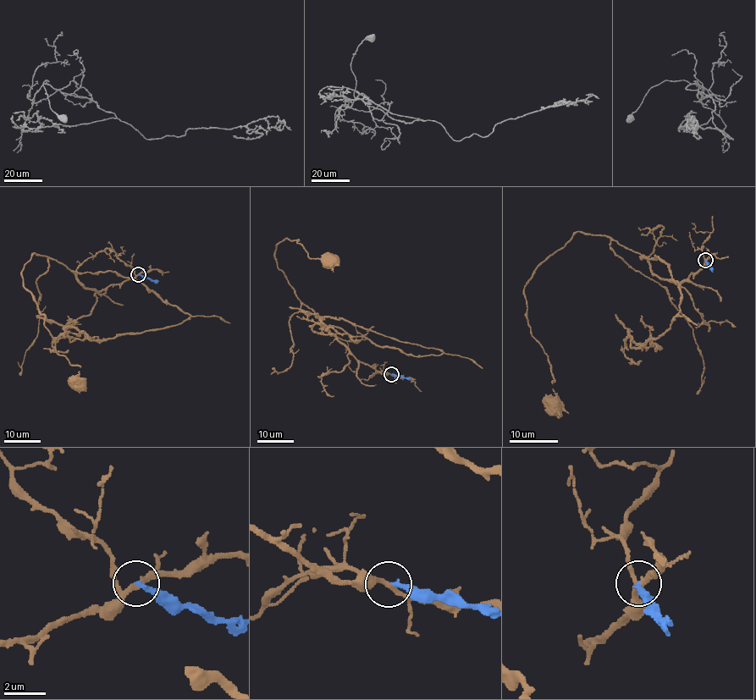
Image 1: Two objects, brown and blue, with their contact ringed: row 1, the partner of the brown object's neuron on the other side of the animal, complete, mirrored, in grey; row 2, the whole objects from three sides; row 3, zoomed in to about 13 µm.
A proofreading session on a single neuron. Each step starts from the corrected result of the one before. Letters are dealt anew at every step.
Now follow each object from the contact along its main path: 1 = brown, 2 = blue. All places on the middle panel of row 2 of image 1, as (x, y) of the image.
1: (390, 374), (359, 361), (322, 323), (278, 268), (274, 250), (286, 238), (312, 258), (329, 258)
2: (390, 374), (411, 379)

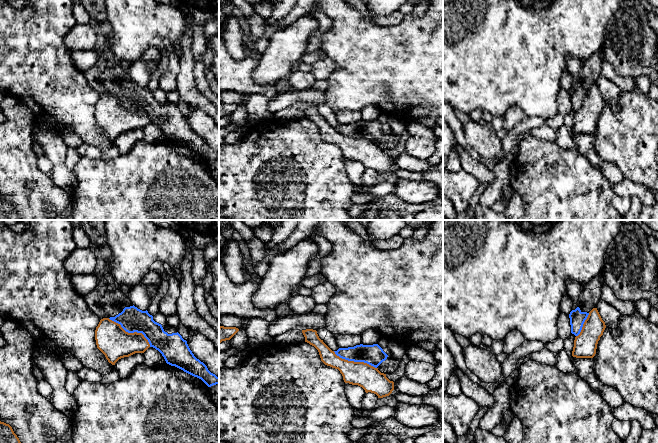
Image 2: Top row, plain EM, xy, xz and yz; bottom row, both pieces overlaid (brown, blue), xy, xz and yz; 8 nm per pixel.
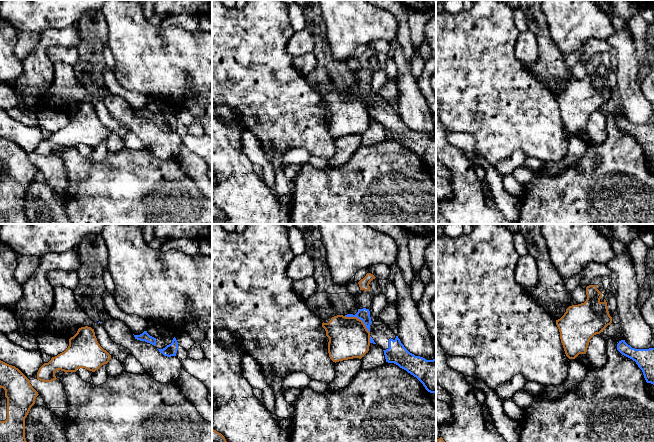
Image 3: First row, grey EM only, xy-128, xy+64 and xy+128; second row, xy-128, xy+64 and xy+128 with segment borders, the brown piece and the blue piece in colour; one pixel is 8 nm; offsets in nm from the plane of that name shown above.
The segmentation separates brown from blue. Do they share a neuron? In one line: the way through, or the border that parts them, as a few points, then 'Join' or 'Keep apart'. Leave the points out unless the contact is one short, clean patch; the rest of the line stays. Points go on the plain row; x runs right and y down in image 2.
Keep apart

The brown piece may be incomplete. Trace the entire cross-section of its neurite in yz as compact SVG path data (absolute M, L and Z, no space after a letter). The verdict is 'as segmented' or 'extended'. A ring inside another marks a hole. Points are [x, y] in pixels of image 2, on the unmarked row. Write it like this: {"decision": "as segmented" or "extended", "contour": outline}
{"decision": "as segmented", "contour": "M593 84L585 96L582 106L575 113L572 132L576 134L593 134L597 120L606 104L597 84Z"}

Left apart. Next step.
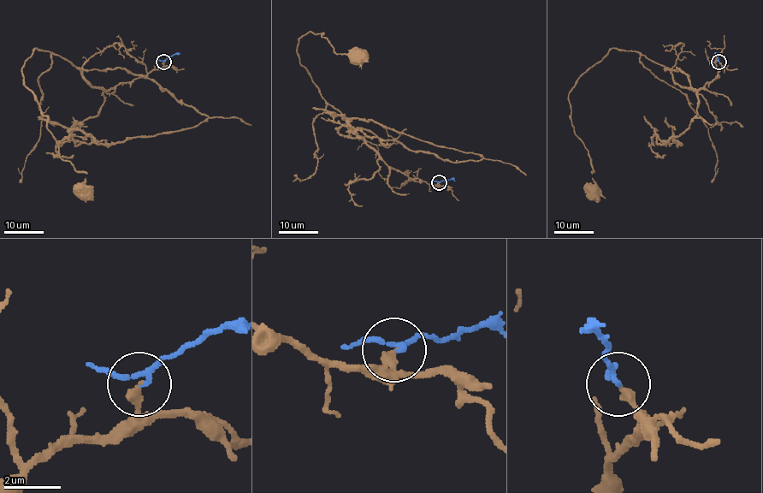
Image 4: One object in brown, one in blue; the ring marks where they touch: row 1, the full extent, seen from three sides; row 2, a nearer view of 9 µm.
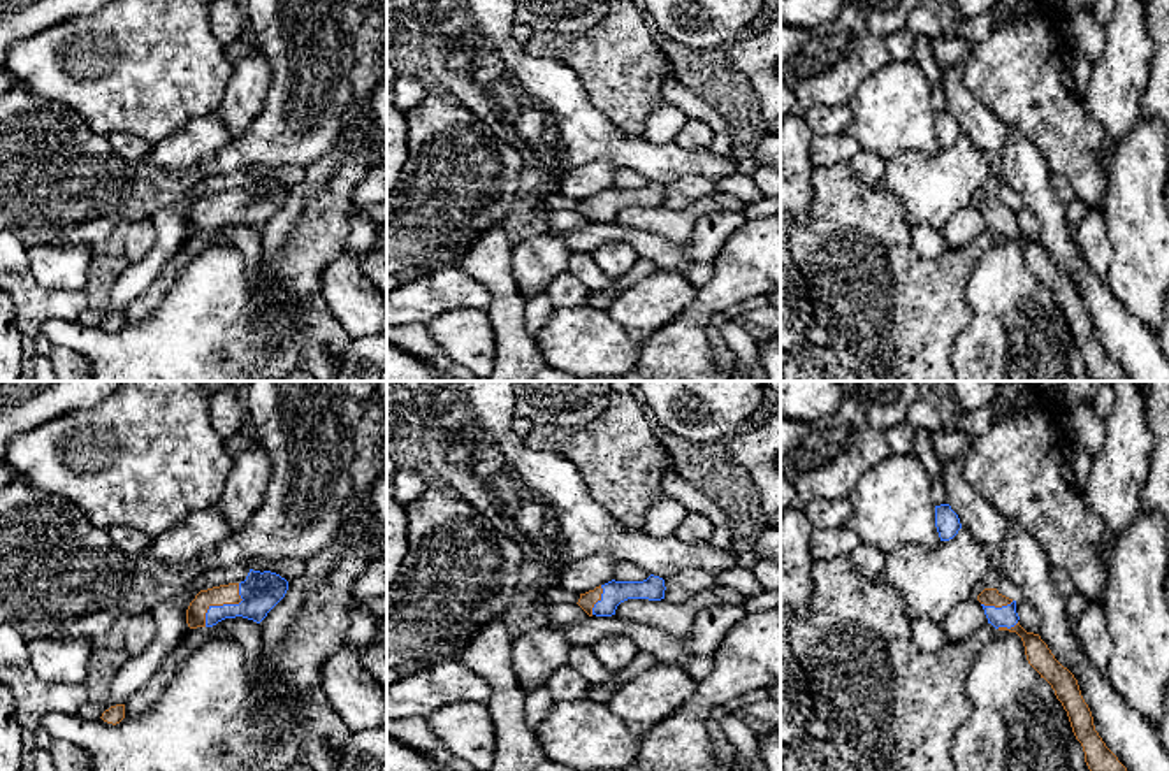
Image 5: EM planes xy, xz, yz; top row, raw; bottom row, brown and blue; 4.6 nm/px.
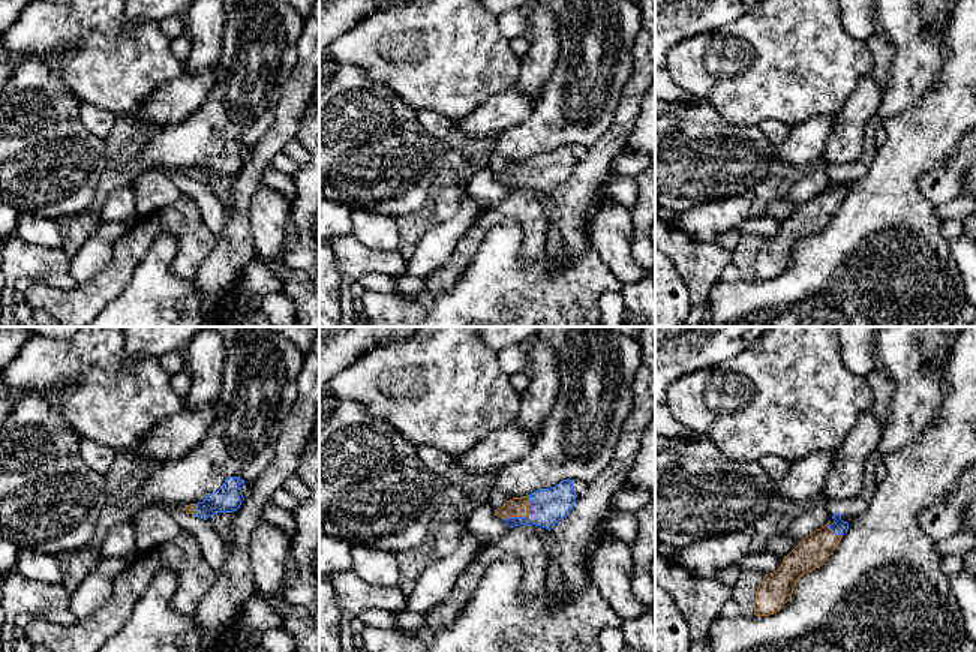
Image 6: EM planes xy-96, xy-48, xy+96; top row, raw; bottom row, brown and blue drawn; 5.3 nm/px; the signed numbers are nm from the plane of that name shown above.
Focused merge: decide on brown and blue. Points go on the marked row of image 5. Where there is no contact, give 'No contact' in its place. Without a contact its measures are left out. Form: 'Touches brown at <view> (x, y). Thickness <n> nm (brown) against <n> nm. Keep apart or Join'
Touches brown at xy (224, 603). Thickness 100 nm (brown) against 180 nm. Join

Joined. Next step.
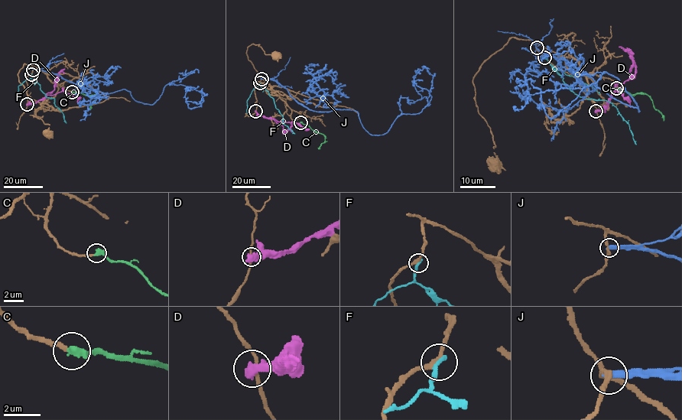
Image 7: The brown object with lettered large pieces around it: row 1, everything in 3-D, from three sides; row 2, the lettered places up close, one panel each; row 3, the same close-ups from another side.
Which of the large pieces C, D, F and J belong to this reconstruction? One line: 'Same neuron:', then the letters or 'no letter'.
Same neuron: C

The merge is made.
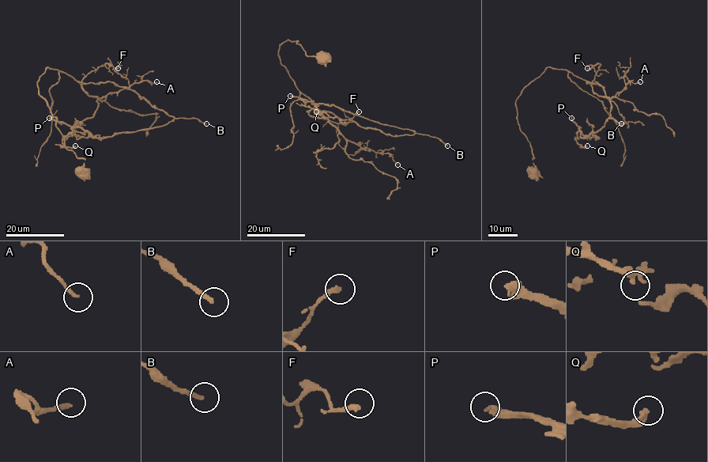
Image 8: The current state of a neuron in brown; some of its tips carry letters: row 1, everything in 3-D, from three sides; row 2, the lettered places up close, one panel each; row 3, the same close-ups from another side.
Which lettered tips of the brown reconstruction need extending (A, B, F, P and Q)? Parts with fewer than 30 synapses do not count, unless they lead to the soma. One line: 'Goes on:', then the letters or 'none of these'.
Goes on: B, P

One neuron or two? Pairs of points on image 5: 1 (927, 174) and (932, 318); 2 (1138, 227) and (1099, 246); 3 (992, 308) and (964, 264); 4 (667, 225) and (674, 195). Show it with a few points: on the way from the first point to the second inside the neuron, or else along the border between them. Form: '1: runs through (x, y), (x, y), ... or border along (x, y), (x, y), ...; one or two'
1: border along (885, 192), (890, 192), (900, 202), (911, 227); two
2: border along (1099, 215), (1113, 252), (1106, 280); two
3: border along (995, 239), (972, 271), (965, 290), (971, 315); two
4: border along (709, 192), (679, 209), (663, 206); two

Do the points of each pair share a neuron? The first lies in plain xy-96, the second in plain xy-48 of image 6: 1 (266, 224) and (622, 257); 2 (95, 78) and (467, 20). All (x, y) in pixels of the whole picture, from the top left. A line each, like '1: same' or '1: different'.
1: same
2: same

